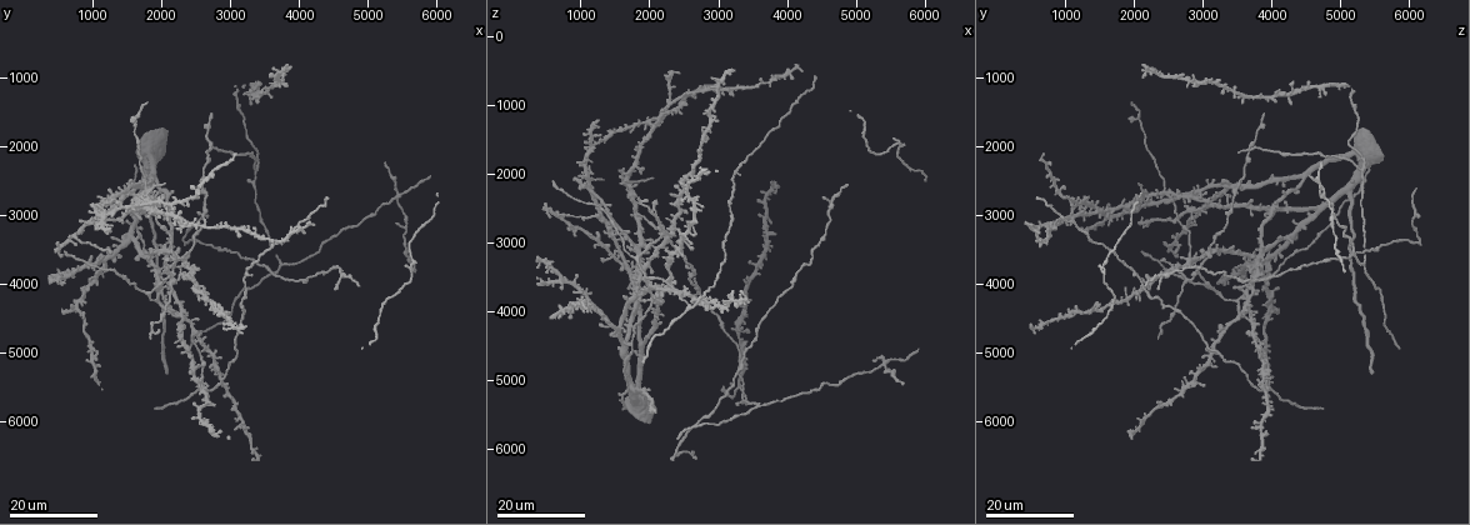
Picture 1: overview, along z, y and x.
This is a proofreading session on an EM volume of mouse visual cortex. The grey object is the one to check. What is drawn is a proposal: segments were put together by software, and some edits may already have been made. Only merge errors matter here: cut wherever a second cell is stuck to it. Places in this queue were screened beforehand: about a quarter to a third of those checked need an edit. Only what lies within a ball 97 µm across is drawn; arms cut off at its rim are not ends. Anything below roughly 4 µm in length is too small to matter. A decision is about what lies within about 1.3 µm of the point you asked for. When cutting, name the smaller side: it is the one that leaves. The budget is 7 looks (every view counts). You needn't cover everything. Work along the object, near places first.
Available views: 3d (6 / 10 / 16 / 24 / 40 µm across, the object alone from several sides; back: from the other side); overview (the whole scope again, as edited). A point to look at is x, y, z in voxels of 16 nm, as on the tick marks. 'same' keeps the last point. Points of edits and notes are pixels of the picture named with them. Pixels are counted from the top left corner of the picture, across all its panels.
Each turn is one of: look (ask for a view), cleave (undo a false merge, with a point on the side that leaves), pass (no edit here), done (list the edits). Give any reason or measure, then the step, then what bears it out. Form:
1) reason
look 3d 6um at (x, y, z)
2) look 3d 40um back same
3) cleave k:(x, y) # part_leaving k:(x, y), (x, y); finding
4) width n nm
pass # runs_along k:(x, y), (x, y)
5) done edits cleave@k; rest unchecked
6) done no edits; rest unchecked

four-way junction
look 3d 16um at (700, 3350, 2600)

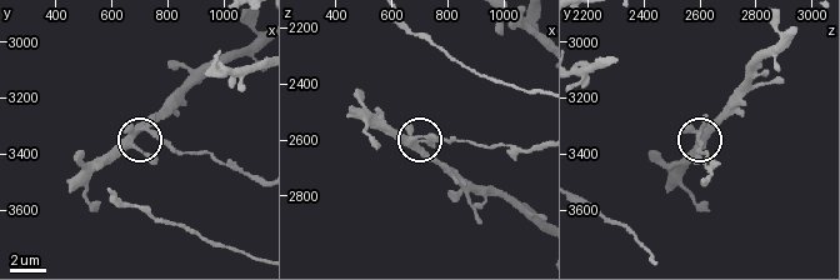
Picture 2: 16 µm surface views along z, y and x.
look 3d 6um at (700, 3310, 2620)

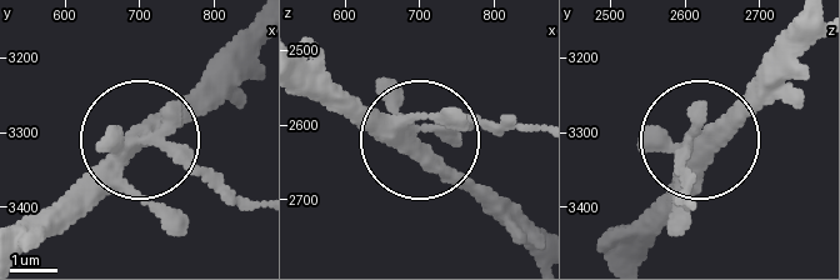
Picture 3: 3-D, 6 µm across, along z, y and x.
side_arm 7 um
cleave 3:(204, 180) # part_leaving 3:(151, 141), (183, 145), (254, 200); a second cell is stuck on

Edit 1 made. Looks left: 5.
redraw
look overview

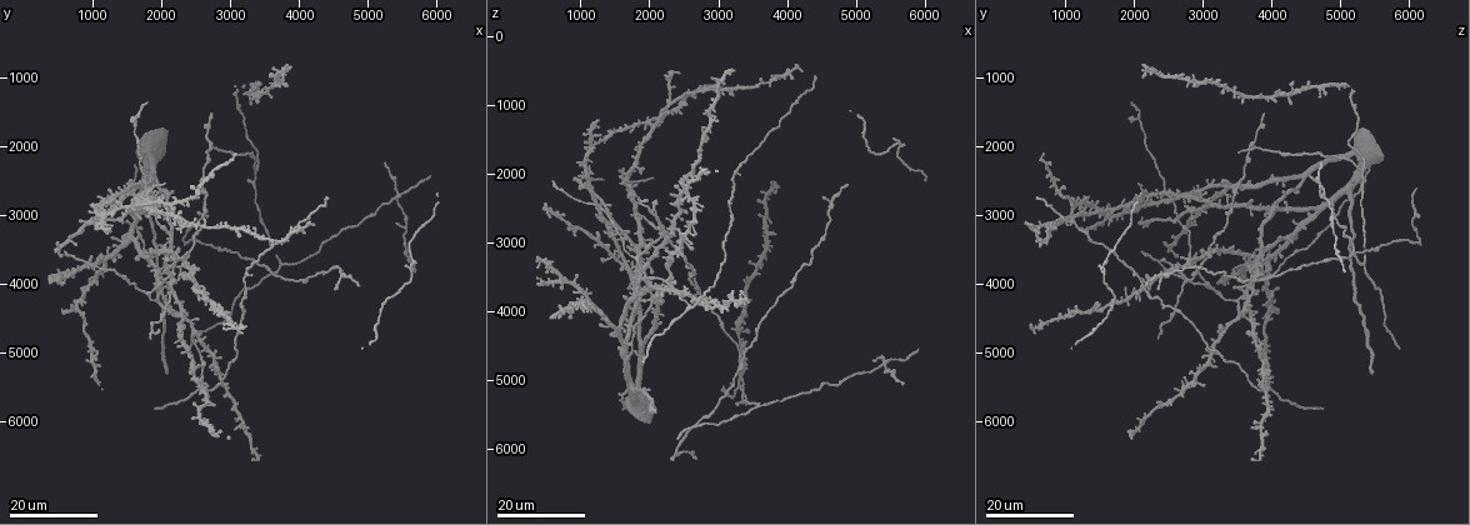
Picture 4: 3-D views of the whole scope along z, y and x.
thin arm on a thick one
look 3d 24um at (1850, 2650, 2400)

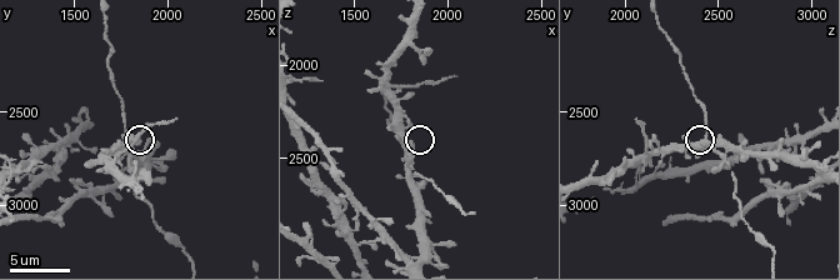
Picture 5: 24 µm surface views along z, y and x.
look 3d 6um at (1800, 2660, 2420)

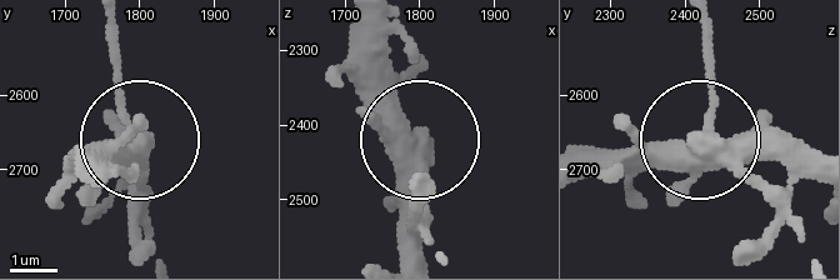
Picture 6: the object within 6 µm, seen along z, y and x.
width 420 nm
pass # all the same cell

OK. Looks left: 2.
branch point
look 3d 16um at (3750, 3700, 5300)

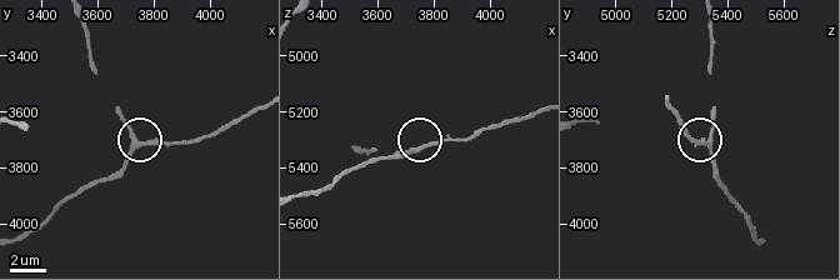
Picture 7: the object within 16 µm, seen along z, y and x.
look 3d 6um at (3740, 3710, 5340)

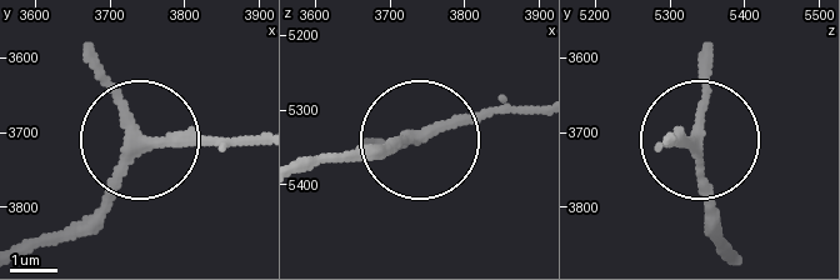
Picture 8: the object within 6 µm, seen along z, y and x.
pass # all the same cell

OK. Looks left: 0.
done edits cleave@3; rest unchecked

